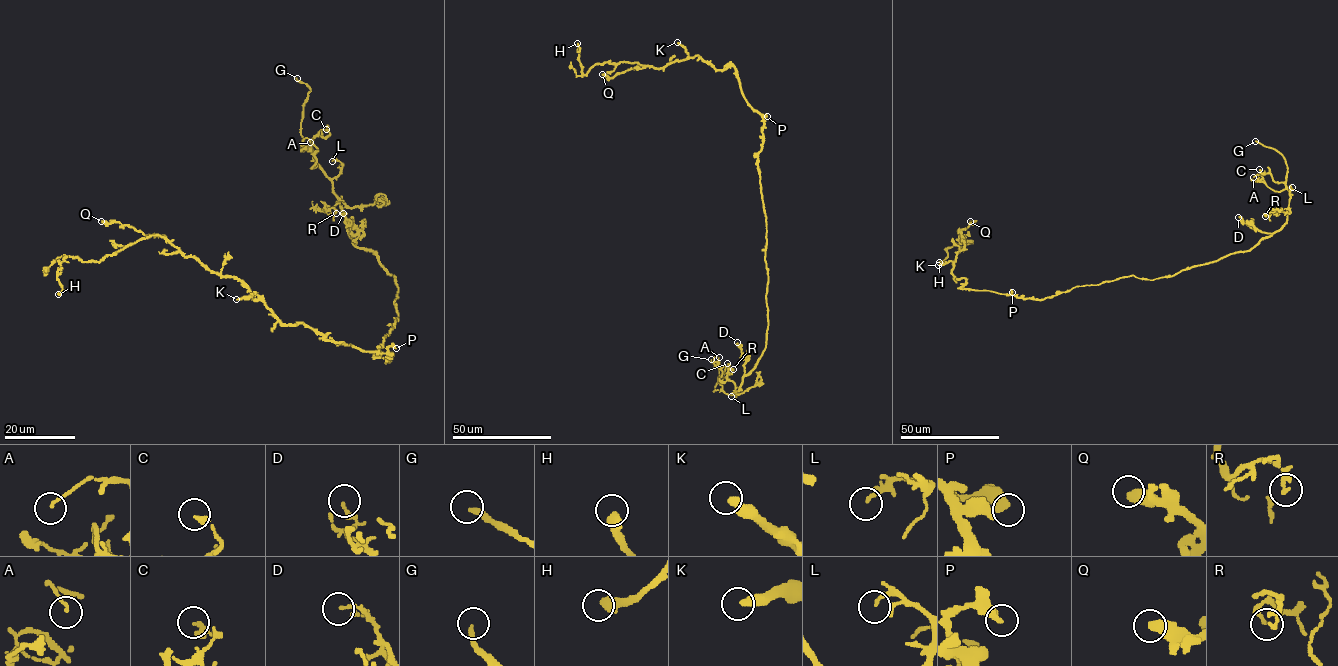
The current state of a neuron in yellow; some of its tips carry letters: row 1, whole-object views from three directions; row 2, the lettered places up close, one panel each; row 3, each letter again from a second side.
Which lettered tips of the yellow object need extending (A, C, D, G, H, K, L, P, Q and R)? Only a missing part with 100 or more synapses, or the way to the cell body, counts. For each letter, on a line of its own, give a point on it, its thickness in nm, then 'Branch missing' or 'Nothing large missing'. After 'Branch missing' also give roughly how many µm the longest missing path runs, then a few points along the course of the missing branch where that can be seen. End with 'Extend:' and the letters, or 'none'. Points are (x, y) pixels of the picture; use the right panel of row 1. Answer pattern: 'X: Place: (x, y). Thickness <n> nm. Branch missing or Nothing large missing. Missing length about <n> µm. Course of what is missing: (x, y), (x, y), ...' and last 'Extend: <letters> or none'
A: Place: (1253, 177). Thickness 120 nm. Nothing large missing
C: Place: (1259, 169). Thickness 240 nm. Nothing large missing
D: Place: (1238, 217). Thickness 190 nm. Nothing large missing
G: Place: (1255, 141). Thickness 240 nm. Branch missing. Missing length about 9 µm. Course of what is missing: (1255, 141), (1242, 130)
H: Place: (939, 262). Thickness 480 nm. Nothing large missing
K: Place: (938, 265). Thickness 360 nm. Nothing large missing
L: Place: (1292, 187). Thickness 130 nm. Nothing large missing
P: Place: (1012, 292). Thickness 480 nm. Nothing large missing
Q: Place: (970, 221). Thickness 480 nm. Nothing large missing
R: Place: (1265, 216). Thickness 150 nm. Nothing large missing
Extend: G

